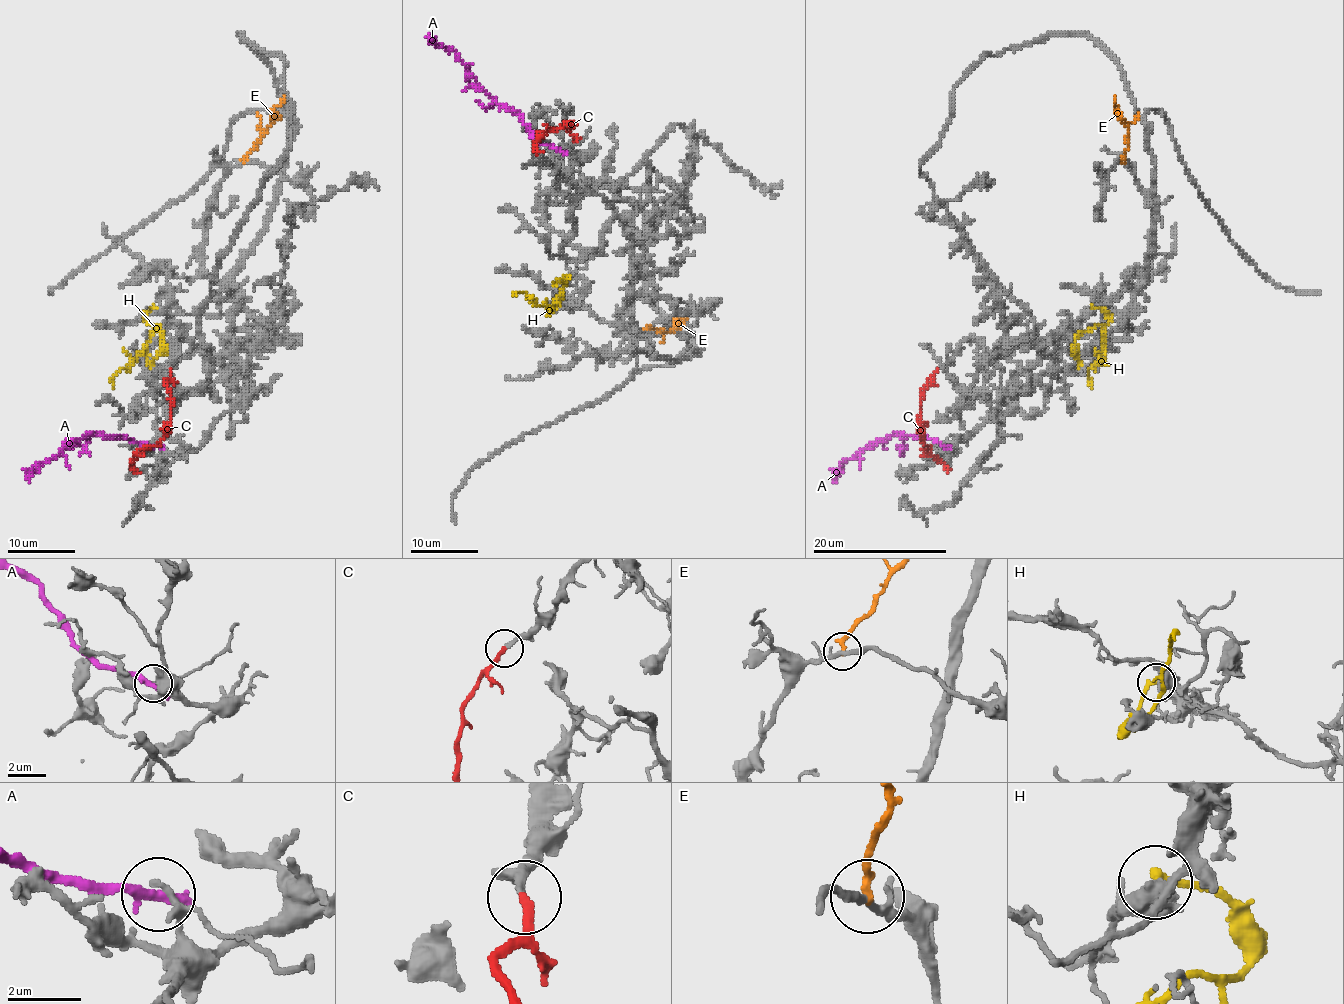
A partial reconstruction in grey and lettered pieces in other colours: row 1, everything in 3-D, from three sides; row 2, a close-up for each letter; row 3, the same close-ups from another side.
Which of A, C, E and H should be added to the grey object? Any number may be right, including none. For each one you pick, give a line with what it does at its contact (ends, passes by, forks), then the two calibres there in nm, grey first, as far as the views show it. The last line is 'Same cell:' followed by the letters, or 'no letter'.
C: It ends there. Thickness 220 nm (grey) against 240 nm
Same cell: C

